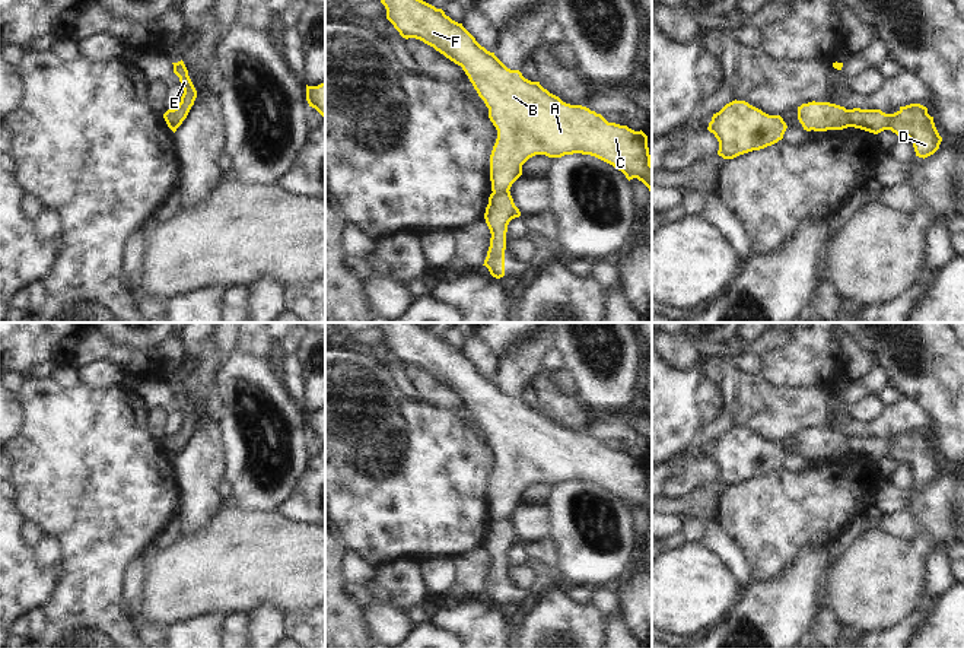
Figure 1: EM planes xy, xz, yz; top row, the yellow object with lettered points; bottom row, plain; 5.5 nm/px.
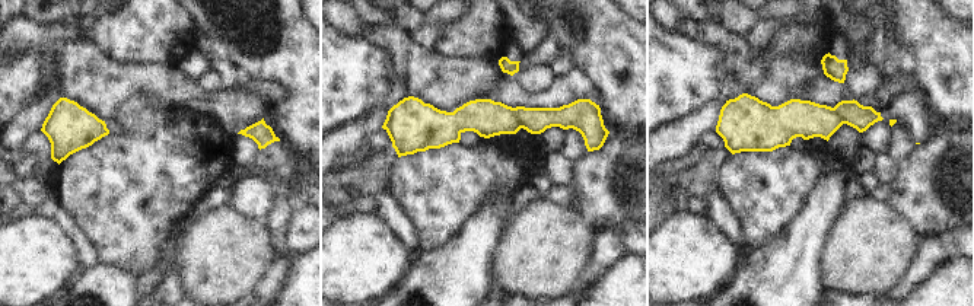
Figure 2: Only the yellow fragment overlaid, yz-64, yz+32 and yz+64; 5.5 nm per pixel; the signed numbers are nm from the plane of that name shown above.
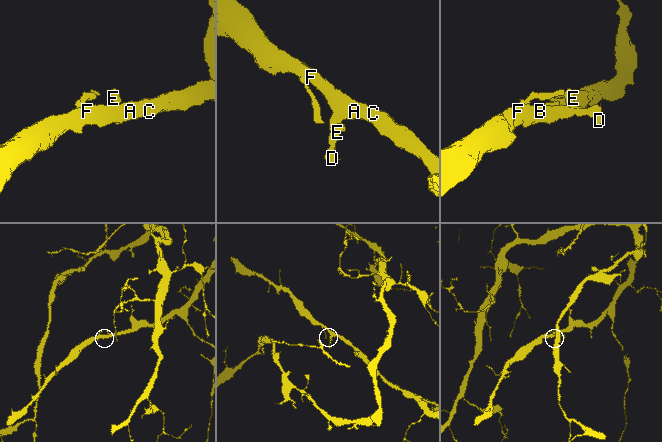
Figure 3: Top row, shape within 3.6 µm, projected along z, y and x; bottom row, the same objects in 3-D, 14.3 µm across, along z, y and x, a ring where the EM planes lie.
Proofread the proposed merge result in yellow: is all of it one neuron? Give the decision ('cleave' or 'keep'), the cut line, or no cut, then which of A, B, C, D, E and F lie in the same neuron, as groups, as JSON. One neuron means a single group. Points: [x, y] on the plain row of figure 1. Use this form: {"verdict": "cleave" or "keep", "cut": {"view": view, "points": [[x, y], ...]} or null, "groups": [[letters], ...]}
{"verdict": "cleave", "cut": {"view": "yz", "points": [[846, 437], [852, 453]]}, "groups": [["A", "B", "C", "F"], ["D", "E"]]}

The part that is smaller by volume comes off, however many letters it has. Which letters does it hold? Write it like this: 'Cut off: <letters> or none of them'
Cut off: D, E

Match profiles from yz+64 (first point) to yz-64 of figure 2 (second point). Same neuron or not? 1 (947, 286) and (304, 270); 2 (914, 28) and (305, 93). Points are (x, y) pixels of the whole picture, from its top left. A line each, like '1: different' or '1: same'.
1: same
2: same

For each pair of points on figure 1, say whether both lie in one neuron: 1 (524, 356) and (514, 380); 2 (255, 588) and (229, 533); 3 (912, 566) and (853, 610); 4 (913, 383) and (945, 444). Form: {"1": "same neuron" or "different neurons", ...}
{"1": "same neuron", "2": "same neuron", "3": "same neuron", "4": "same neuron"}

